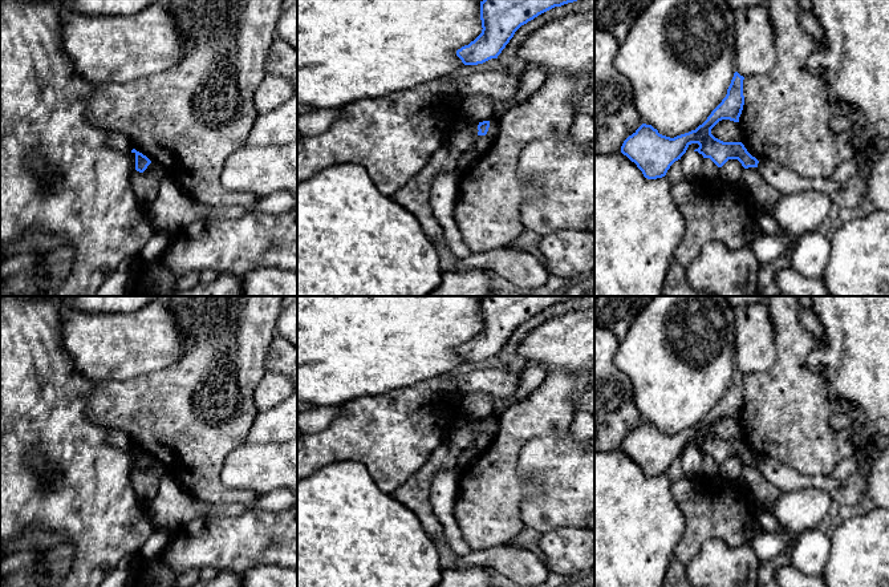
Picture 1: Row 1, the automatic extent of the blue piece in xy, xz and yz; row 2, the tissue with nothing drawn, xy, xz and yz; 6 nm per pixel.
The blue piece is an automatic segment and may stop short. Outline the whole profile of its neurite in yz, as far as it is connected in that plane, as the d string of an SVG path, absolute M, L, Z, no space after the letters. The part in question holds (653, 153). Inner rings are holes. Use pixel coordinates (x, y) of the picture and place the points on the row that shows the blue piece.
M738 72L734 73L726 97L695 130L670 138L659 134L651 125L642 124L624 141L621 153L634 162L648 179L665 177L691 143L698 143L699 147L694 151L710 158L718 167L728 159L738 159L744 169L758 167L759 161L742 142L723 142L711 134L711 129L722 120L739 122L744 105L743 80Z

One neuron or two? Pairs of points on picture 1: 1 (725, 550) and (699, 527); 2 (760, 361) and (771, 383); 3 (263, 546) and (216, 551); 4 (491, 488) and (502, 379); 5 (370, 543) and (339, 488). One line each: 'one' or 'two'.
1: two
2: two
3: one
4: two
5: one

